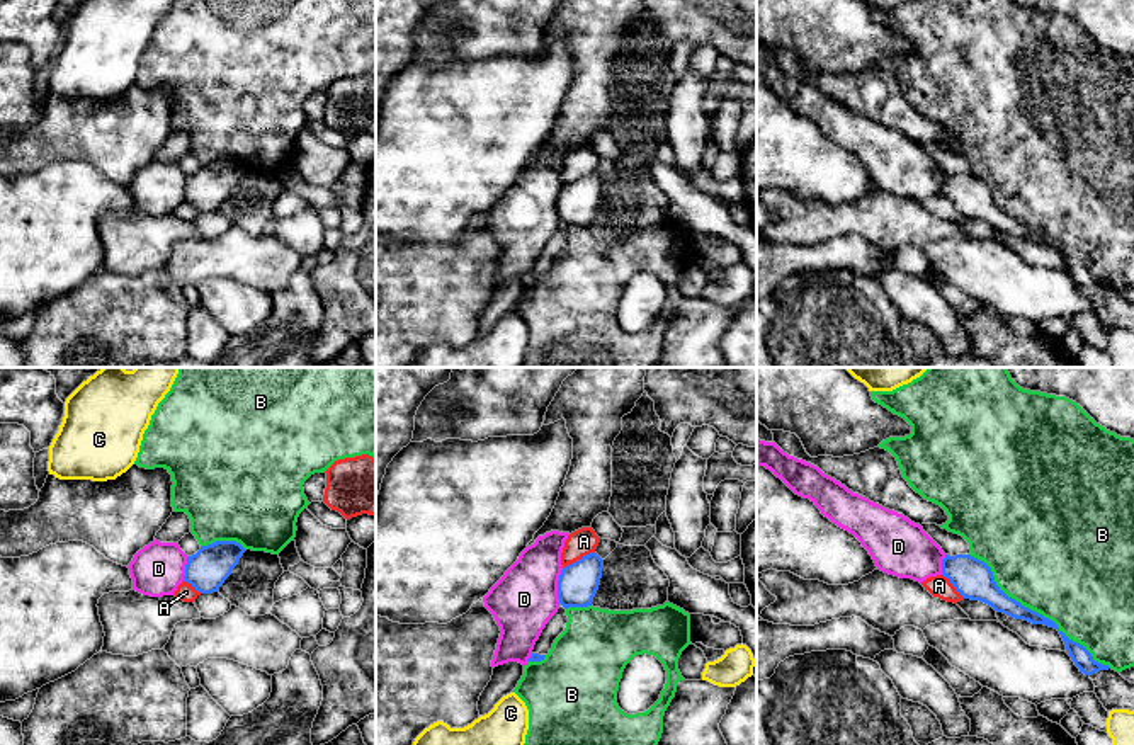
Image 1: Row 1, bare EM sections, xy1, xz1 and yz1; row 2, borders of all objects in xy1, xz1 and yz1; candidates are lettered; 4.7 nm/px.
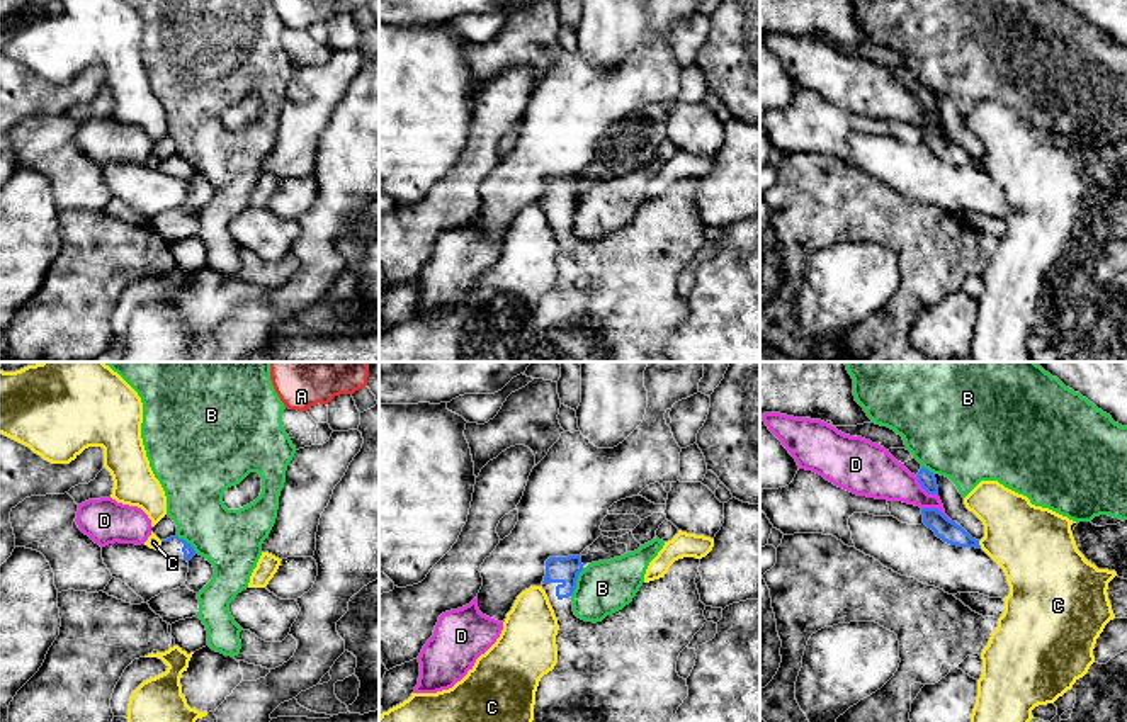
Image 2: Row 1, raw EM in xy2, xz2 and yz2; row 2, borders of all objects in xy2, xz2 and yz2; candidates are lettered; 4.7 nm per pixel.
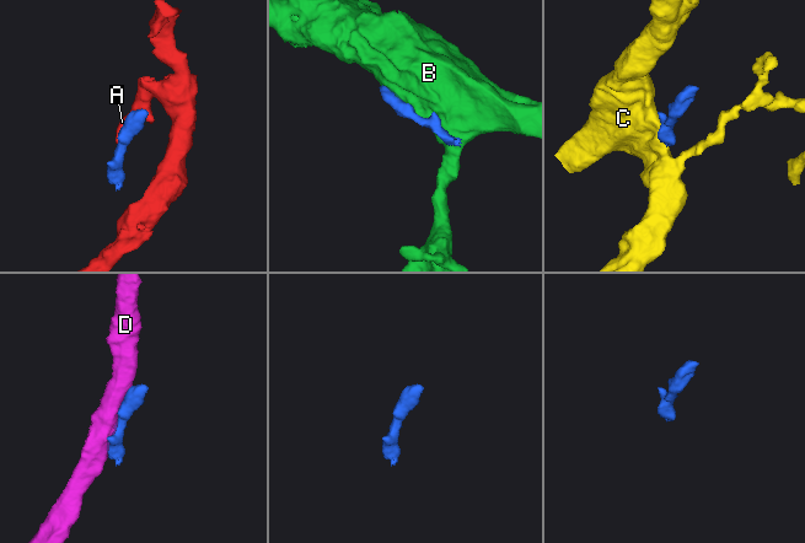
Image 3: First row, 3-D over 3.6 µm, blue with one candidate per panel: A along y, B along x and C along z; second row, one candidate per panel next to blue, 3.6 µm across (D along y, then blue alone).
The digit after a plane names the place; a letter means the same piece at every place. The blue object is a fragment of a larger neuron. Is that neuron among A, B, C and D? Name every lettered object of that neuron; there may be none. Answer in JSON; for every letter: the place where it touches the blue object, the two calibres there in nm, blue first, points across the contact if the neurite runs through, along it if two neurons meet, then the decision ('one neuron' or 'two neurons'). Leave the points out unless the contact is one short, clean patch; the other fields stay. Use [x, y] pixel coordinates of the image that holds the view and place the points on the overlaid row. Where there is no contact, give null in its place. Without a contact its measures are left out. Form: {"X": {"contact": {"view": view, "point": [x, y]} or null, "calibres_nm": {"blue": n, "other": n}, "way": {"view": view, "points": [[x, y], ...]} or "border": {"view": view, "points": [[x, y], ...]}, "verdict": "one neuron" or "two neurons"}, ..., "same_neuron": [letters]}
{"A": {"contact": {"view": "xz1", "point": [578, 560]}, "calibres_nm": {"blue": 190, "other": 130}, "verdict": "two neurons"}, "B": {"contact": {"view": "yz1", "point": [1037, 613]}, "calibres_nm": {"blue": 100, "other": 500}, "verdict": "two neurons"}, "C": {"contact": {"view": "yz2", "point": [978, 544]}, "calibres_nm": {"blue": 100, "other": 360}, "border": {"view": "yz2", "points": [[978, 541], [981, 547]]}, "verdict": "two neurons"}, "D": {"contact": {"view": "xz1", "point": [558, 585]}, "calibres_nm": {"blue": 190, "other": 300}, "verdict": "two neurons"}, "same_neuron": []}

